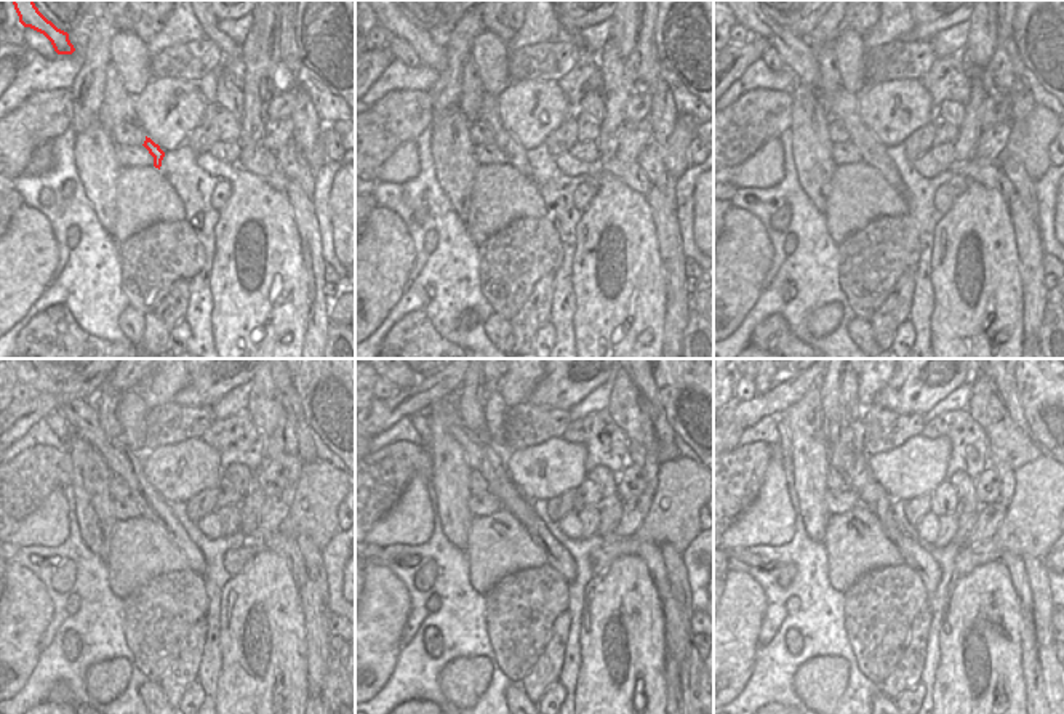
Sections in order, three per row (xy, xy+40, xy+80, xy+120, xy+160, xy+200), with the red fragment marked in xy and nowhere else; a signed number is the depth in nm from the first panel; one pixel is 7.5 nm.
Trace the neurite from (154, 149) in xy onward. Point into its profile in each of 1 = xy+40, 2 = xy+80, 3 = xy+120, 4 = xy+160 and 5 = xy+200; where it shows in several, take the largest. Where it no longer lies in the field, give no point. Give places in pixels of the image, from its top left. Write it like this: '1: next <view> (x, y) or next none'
1: next xy+40 (516, 154)
2: next xy+80 (876, 154)
3: next xy+120 (82, 417)
4: next xy+160 (500, 484)
5: next xy+200 (914, 556)

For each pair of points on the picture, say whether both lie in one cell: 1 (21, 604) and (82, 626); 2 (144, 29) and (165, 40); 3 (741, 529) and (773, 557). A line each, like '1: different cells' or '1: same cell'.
1: different cells
2: different cells
3: different cells

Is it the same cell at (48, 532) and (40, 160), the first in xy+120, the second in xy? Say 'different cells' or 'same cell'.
same cell

